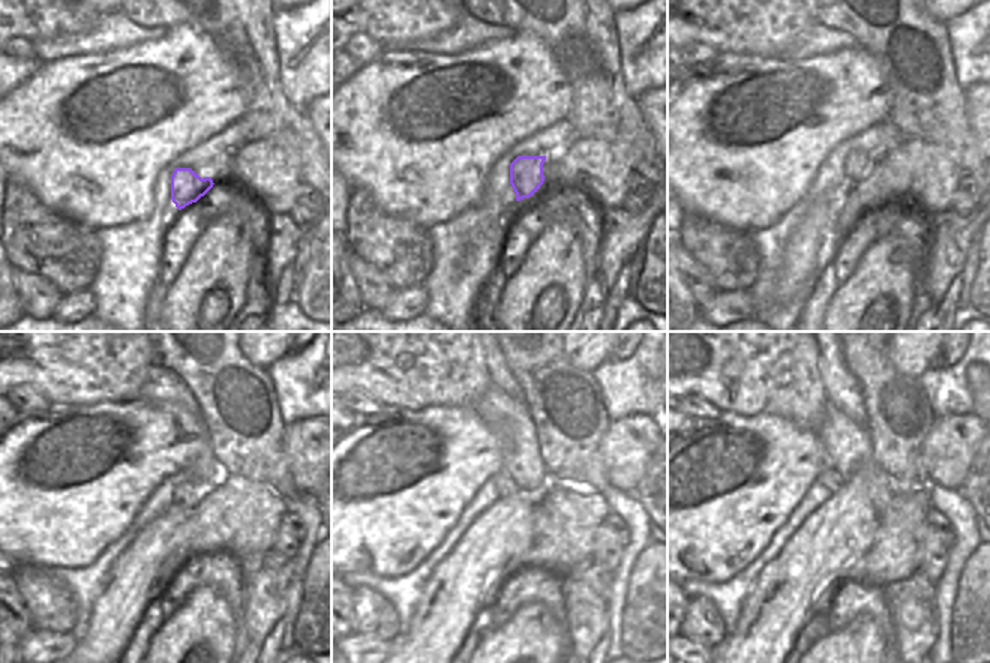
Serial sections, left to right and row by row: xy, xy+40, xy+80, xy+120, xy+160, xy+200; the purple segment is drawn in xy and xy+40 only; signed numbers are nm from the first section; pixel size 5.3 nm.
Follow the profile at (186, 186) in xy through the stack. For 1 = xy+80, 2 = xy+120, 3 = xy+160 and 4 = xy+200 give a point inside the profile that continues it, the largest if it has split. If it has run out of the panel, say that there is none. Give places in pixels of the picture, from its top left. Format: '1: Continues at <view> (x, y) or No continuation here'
1: Continues at xy+80 (857, 167)
2: Continues at xy+120 (186, 497)
3: Continues at xy+160 (506, 486)
4: Continues at xy+200 (831, 479)

